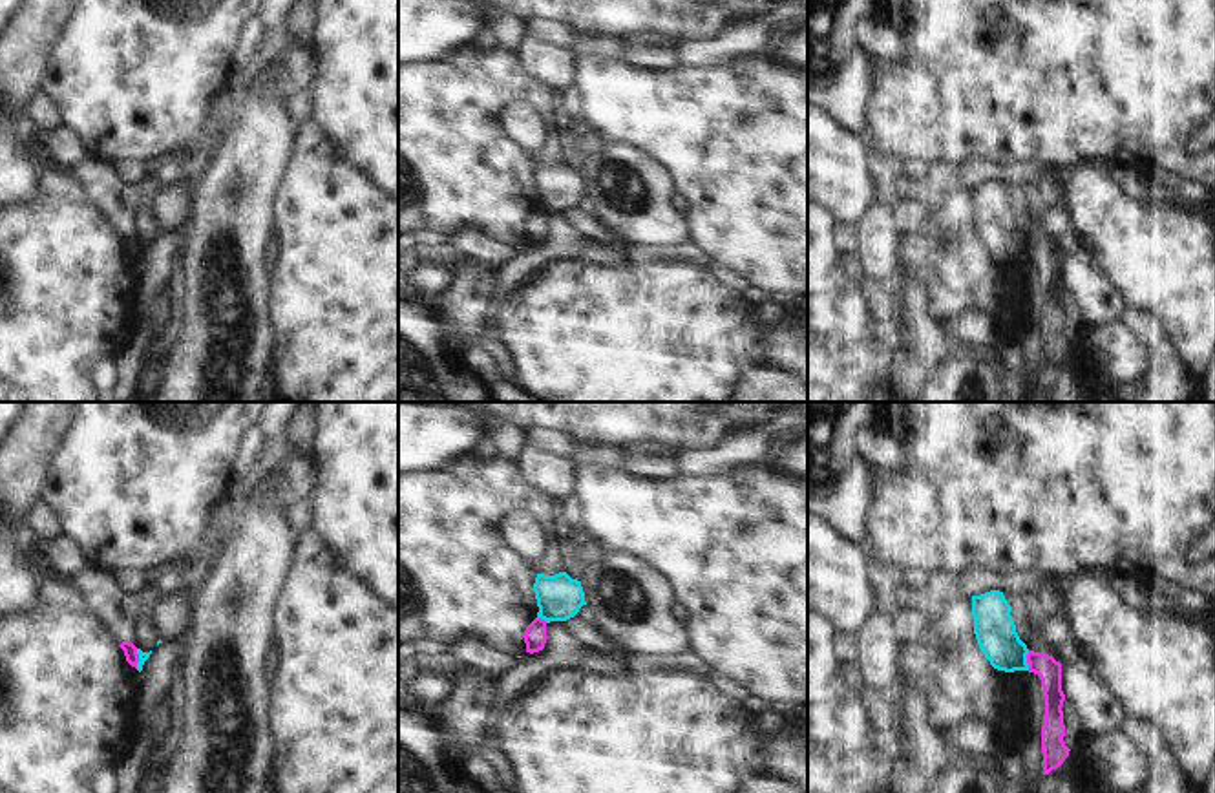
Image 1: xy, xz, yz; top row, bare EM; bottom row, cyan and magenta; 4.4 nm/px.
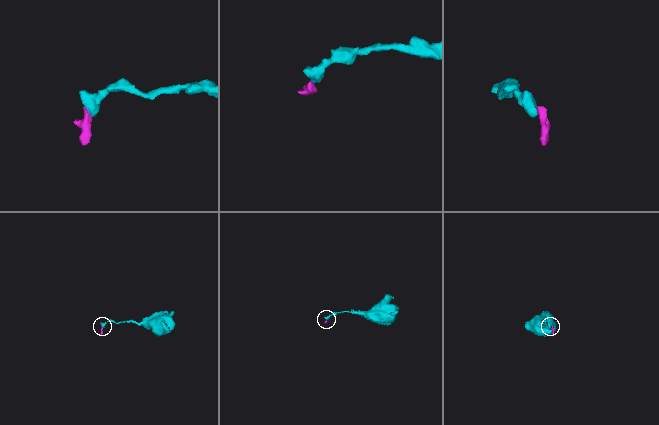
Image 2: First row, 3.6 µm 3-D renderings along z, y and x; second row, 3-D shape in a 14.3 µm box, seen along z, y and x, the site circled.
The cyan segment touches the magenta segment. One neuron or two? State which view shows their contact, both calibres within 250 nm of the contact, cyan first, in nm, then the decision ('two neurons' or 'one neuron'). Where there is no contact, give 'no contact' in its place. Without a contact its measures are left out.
meets cyan in yz; 180 nm thick on the cyan side, 110 nm on the other; two neurons

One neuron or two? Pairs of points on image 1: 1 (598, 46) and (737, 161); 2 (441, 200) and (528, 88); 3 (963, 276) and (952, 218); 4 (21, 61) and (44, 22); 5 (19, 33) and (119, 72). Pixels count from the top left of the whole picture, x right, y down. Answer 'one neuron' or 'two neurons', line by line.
1: two neurons
2: one neuron
3: one neuron
4: one neuron
5: two neurons

